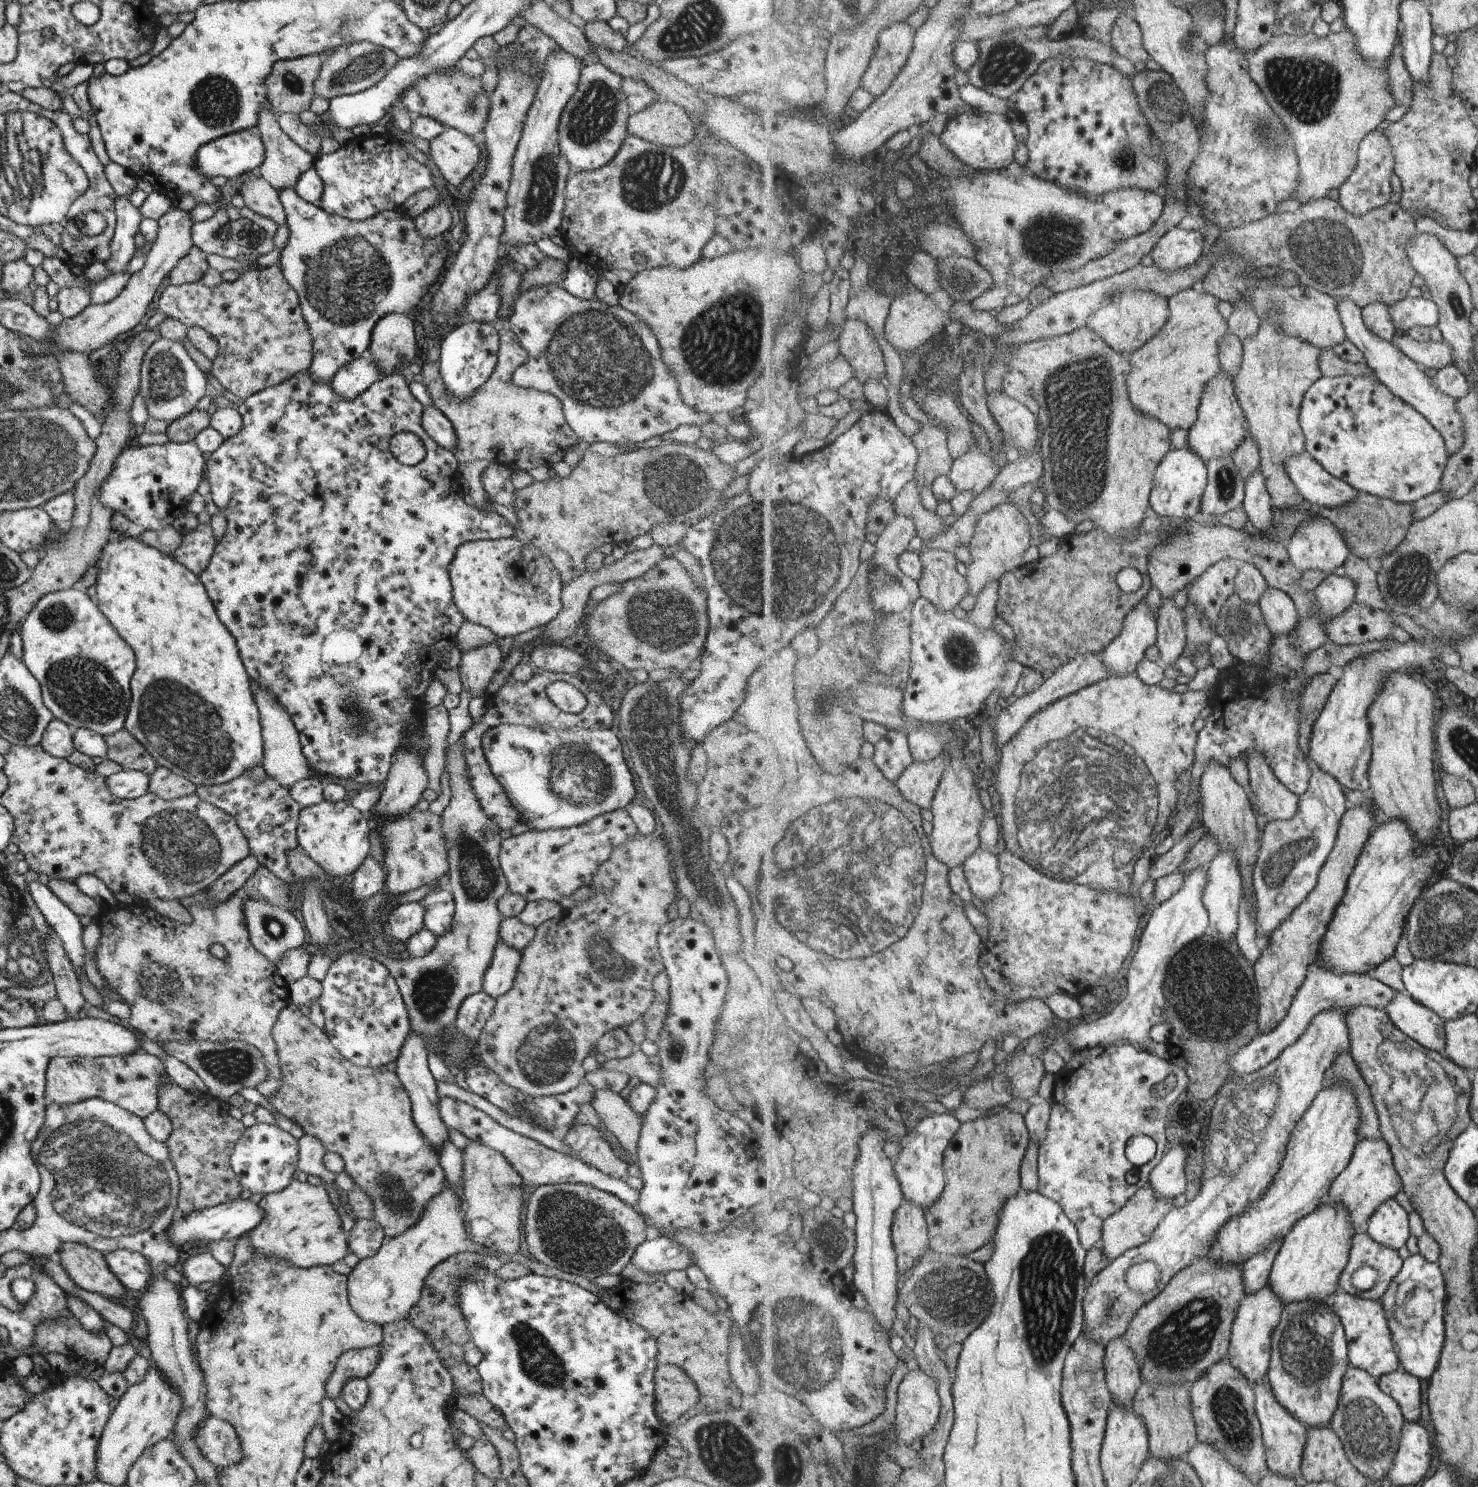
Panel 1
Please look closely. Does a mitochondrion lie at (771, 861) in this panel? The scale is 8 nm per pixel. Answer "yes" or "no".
yes

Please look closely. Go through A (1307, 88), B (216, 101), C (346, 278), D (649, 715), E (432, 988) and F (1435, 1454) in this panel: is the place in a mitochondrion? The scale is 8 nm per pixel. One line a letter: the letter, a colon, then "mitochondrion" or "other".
A: mitochondrion
B: mitochondrion
C: mitochondrion
D: mitochondrion
E: mitochondrion
F: other

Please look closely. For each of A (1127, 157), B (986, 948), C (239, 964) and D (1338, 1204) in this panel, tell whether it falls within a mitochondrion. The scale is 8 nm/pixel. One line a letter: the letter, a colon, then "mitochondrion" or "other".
A: mitochondrion
B: other
C: other
D: other

